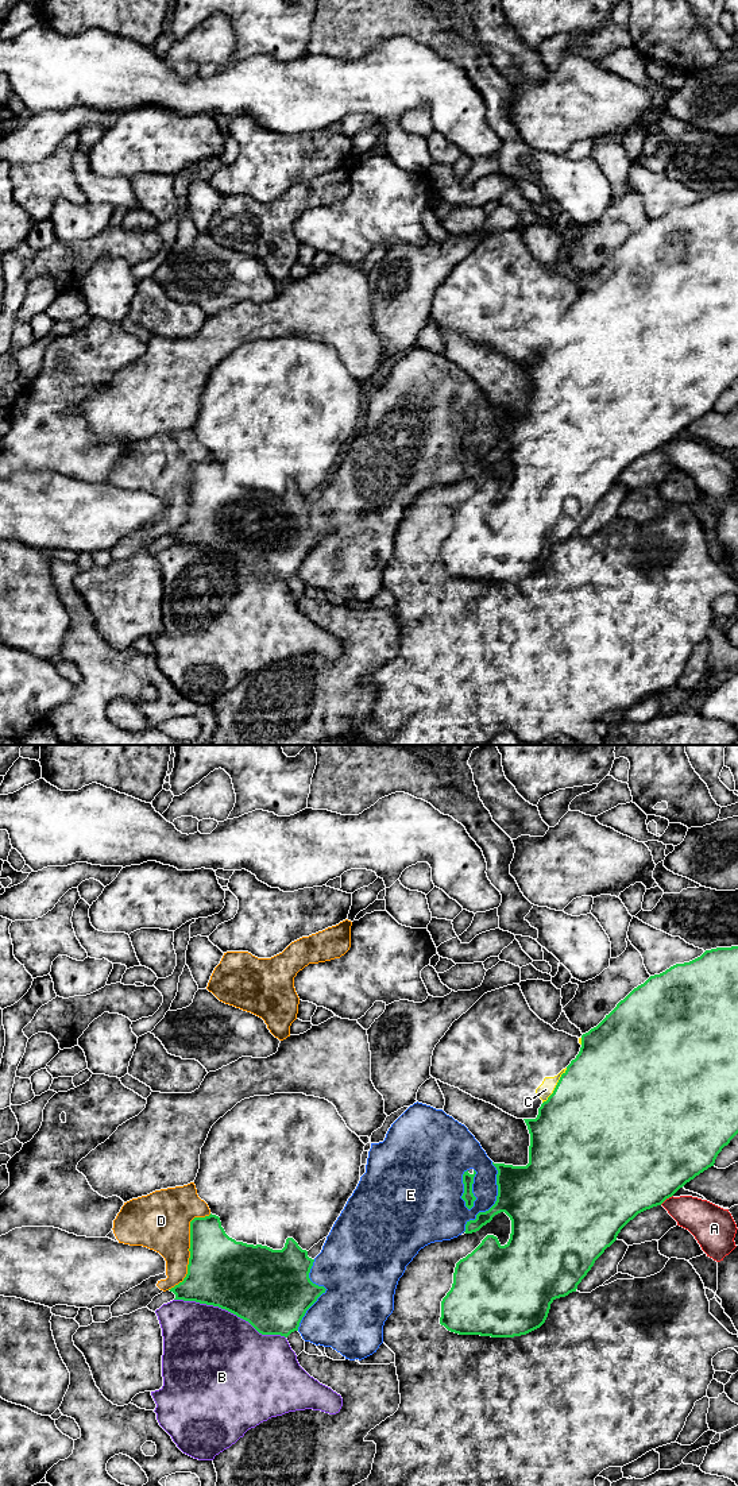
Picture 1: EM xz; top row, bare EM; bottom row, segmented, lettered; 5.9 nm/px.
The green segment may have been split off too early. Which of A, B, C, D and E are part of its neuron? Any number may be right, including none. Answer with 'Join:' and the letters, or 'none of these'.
Join: none of these

